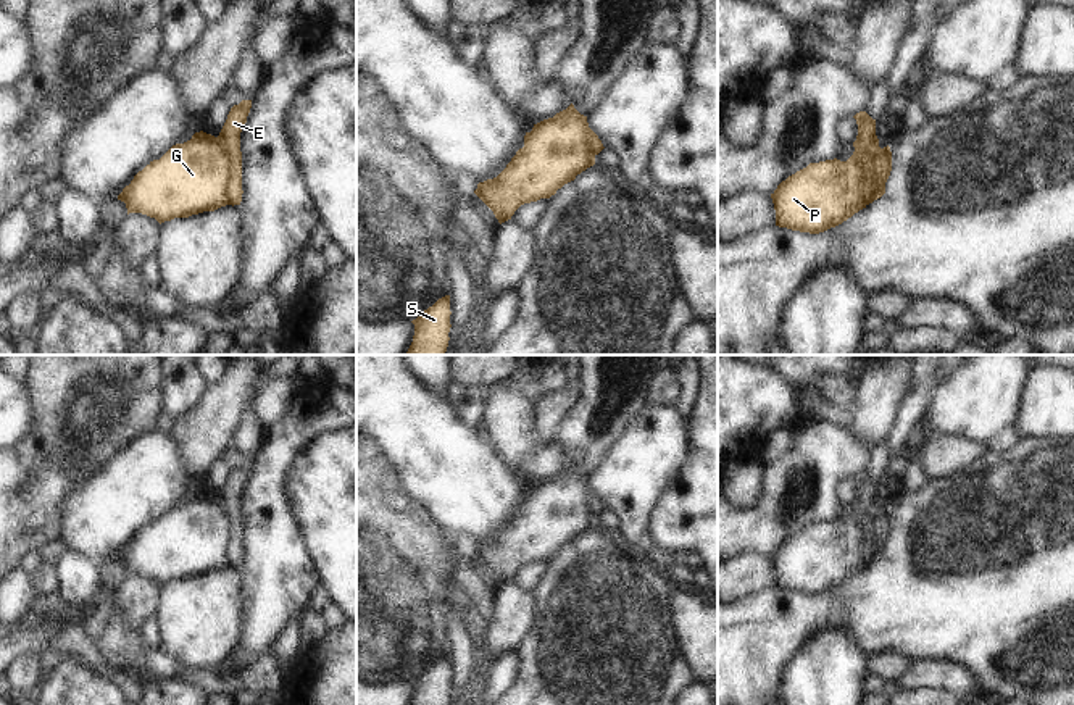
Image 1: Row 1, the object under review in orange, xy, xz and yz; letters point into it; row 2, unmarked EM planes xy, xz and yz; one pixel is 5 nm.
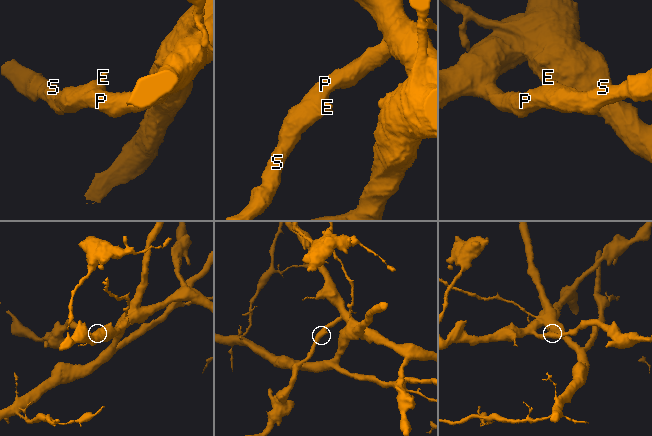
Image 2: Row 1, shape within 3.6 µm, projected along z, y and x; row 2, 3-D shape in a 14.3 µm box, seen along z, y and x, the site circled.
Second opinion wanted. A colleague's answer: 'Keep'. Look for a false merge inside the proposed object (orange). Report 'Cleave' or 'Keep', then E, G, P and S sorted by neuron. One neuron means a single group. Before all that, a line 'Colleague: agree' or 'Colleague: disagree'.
Colleague: disagree
Cleave. Groups: E / G P S

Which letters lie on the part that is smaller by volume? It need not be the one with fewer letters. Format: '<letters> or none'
E

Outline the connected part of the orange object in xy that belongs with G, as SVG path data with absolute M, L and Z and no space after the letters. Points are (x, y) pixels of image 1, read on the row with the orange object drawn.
M200 131L190 140L173 145L160 160L150 161L123 189L118 200L126 203L127 215L142 213L161 224L226 206L227 181L229 165L223 144L218 137Z

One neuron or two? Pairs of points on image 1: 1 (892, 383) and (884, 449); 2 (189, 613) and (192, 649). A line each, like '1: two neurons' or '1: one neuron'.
1: two neurons
2: one neuron

